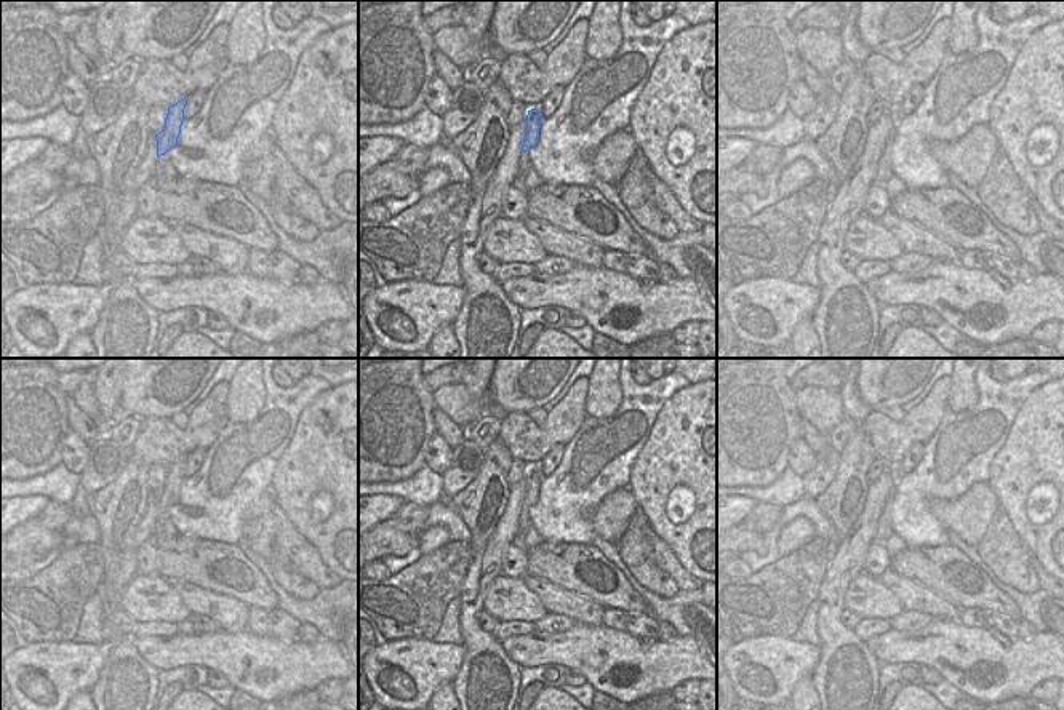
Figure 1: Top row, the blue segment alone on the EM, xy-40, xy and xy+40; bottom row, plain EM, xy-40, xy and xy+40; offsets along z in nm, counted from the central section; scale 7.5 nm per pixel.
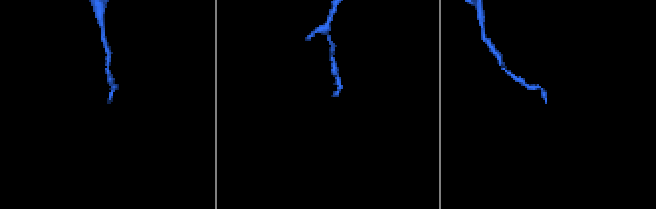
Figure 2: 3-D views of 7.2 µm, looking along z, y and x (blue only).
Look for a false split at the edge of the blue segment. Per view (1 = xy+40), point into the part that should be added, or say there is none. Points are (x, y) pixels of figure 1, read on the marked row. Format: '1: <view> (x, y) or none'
1: none

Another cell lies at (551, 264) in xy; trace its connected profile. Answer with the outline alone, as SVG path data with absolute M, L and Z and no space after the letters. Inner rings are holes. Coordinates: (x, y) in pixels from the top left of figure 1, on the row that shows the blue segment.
M547 254L541 262L534 264L534 272L541 275L563 275L574 269L574 262L563 256Z

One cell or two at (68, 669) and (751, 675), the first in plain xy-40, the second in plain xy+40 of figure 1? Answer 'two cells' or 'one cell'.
one cell

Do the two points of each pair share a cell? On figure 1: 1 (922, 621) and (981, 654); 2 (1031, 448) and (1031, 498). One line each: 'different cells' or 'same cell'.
1: different cells
2: same cell

